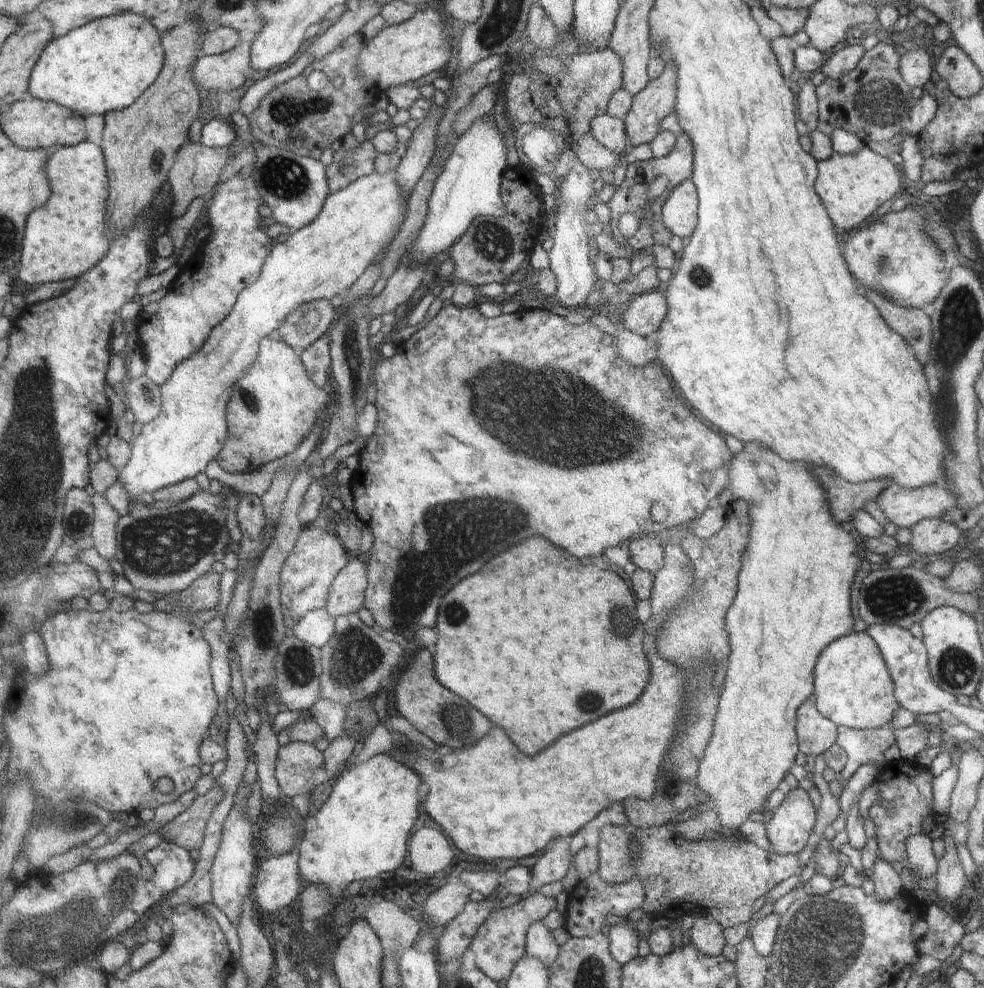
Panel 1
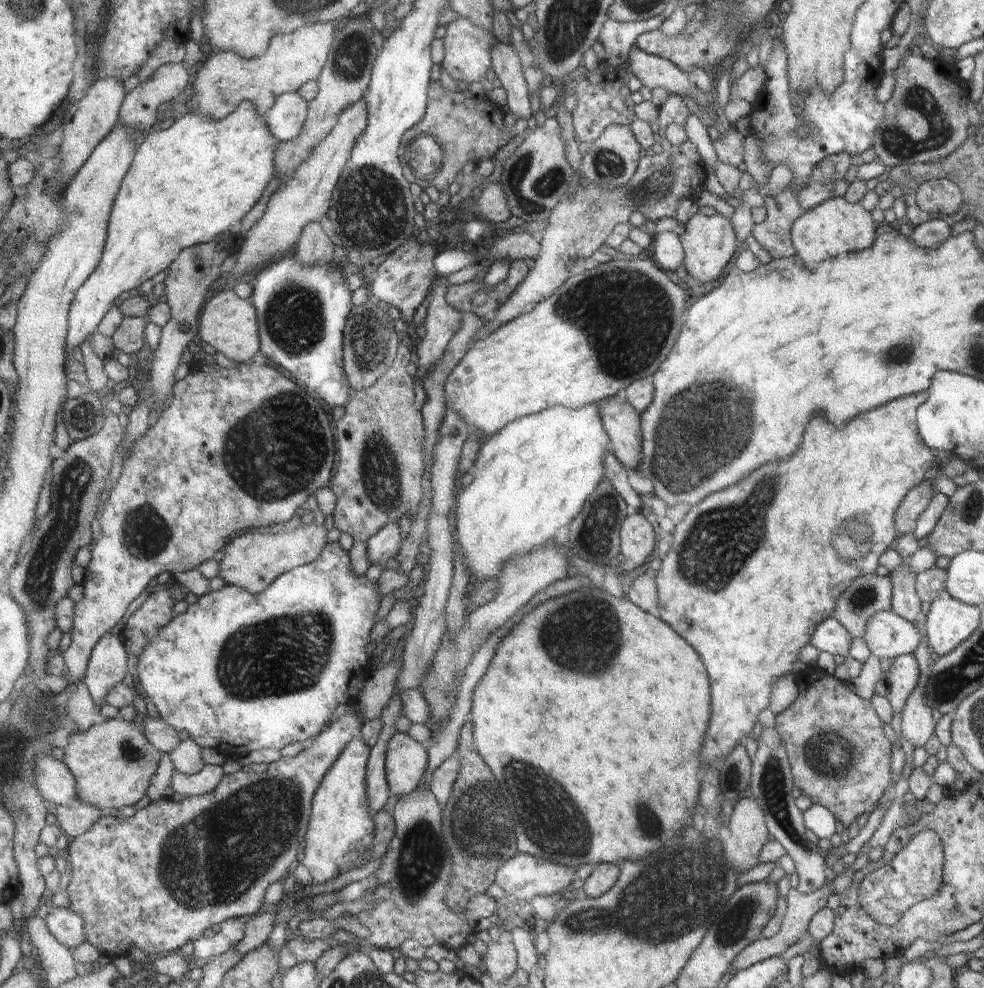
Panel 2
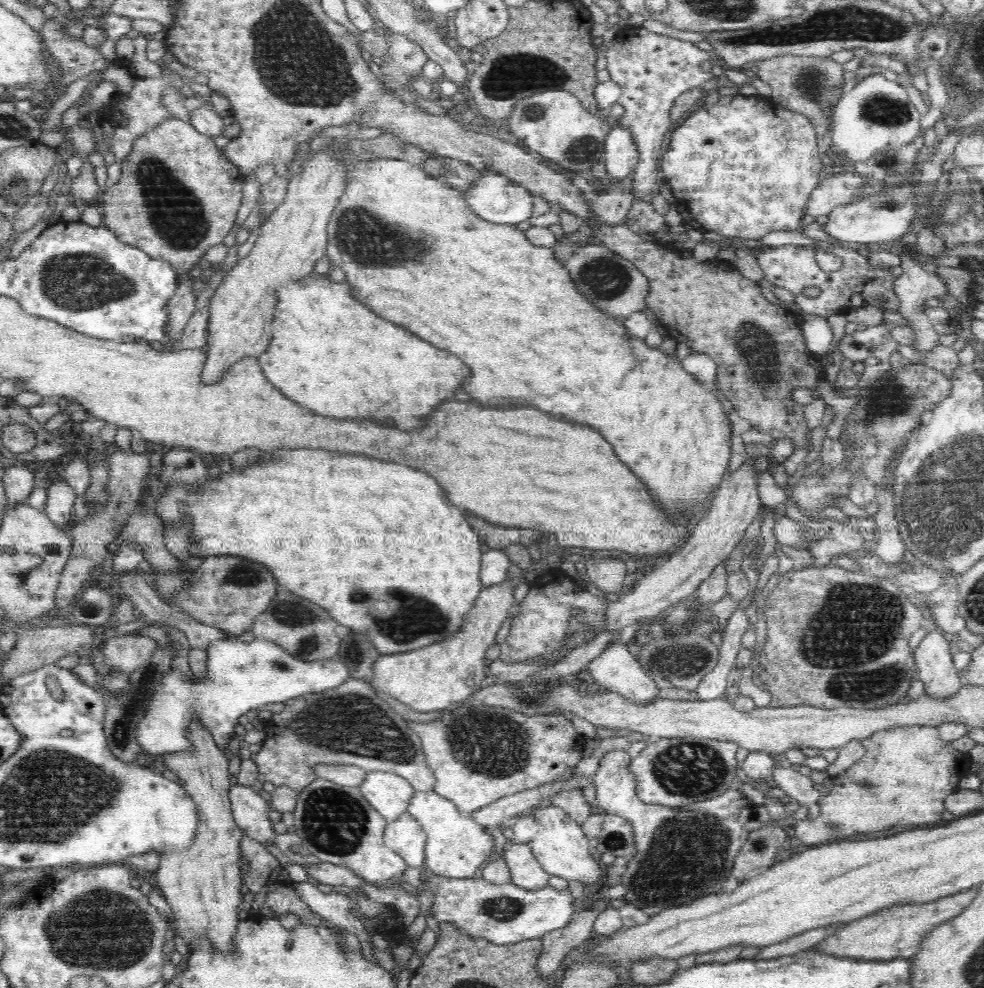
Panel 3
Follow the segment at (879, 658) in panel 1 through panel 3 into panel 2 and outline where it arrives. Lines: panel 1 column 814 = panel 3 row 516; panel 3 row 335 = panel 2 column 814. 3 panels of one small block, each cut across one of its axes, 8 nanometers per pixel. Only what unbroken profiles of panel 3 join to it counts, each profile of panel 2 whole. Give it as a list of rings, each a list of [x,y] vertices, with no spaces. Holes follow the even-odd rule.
[[[928,392],[907,395],[862,412],[836,428],[818,414],[810,420],[806,440],[802,440],[802,448],[794,456],[762,464],[738,484],[706,496],[676,524],[672,547],[655,573],[657,612],[676,634],[692,648],[698,648],[712,680],[714,724],[708,724],[706,730],[706,752],[702,752],[706,762],[719,767],[740,736],[750,733],[758,712],[769,706],[772,684],[790,673],[798,650],[807,646],[815,629],[832,616],[835,599],[857,577],[874,573],[878,556],[892,544],[897,509],[934,464],[934,452],[922,442],[917,430],[916,411],[927,399]],[[858,510],[872,518],[876,514],[882,520],[882,530],[874,530],[870,542],[874,552],[866,558],[840,560],[830,544],[832,534]]]

